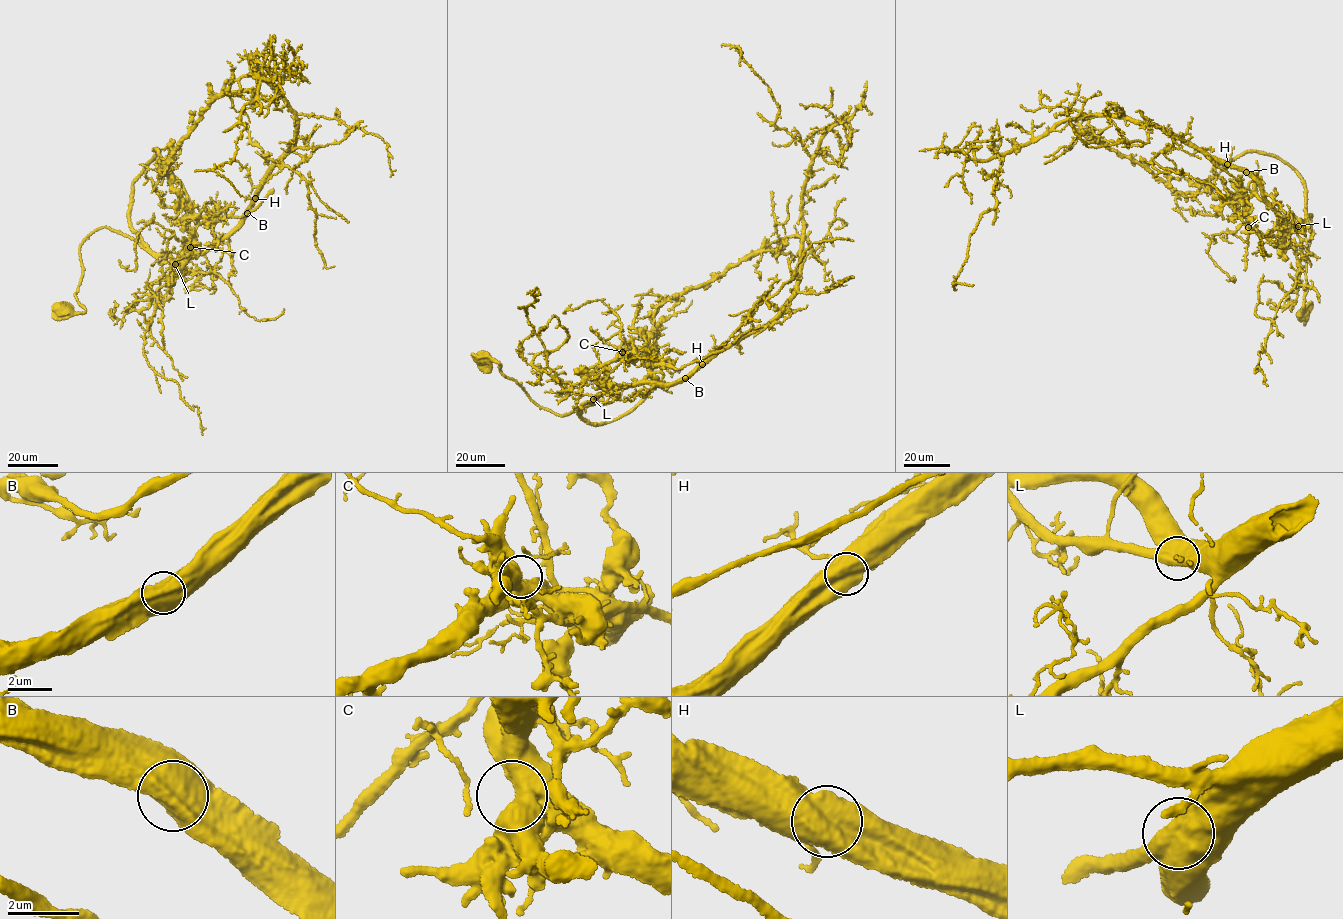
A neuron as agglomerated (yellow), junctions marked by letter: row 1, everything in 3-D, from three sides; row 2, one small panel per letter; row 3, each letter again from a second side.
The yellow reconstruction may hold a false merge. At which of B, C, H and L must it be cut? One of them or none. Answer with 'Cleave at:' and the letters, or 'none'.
Cleave at: none

